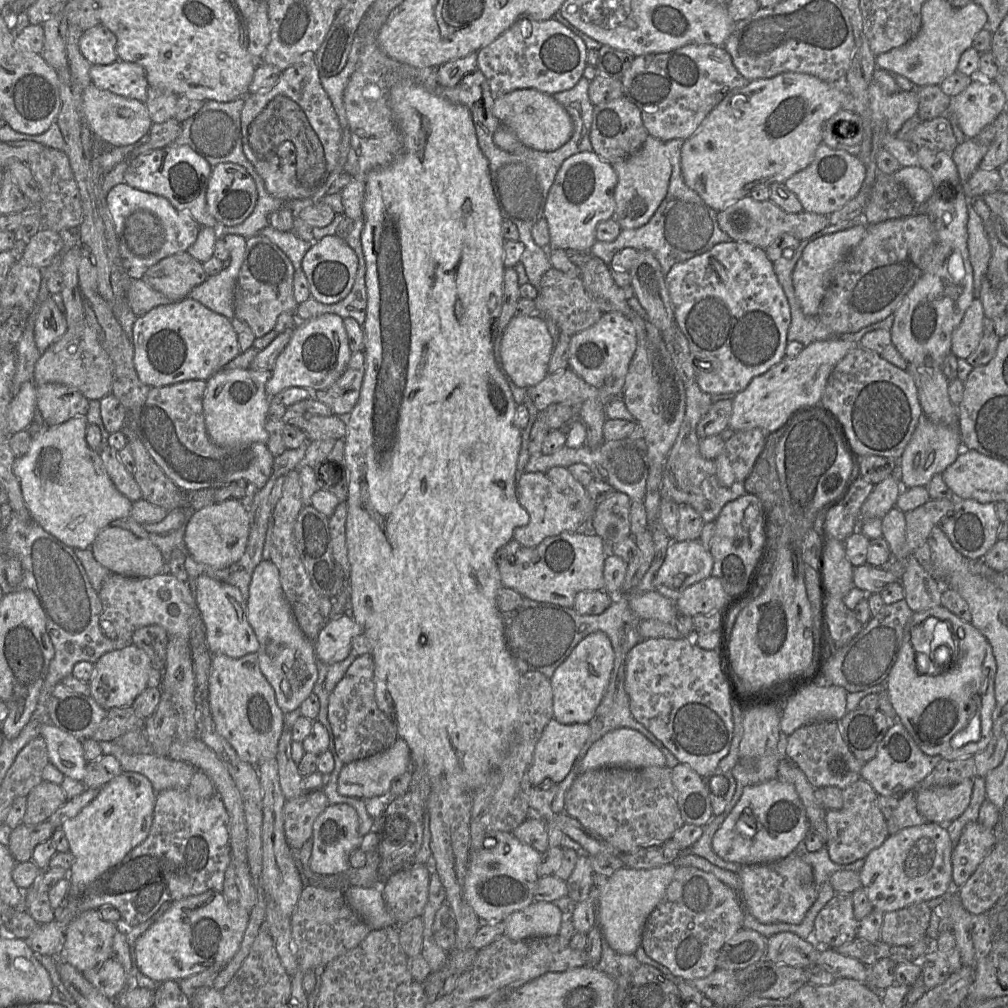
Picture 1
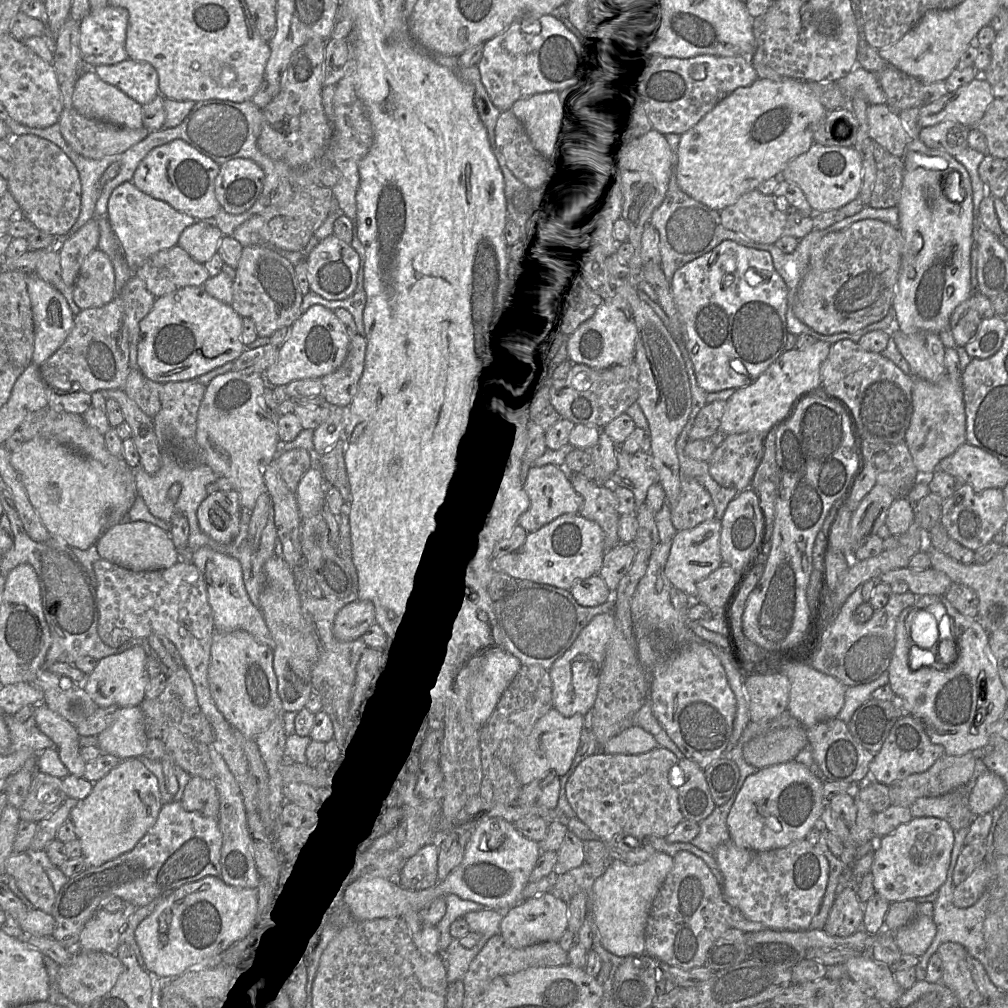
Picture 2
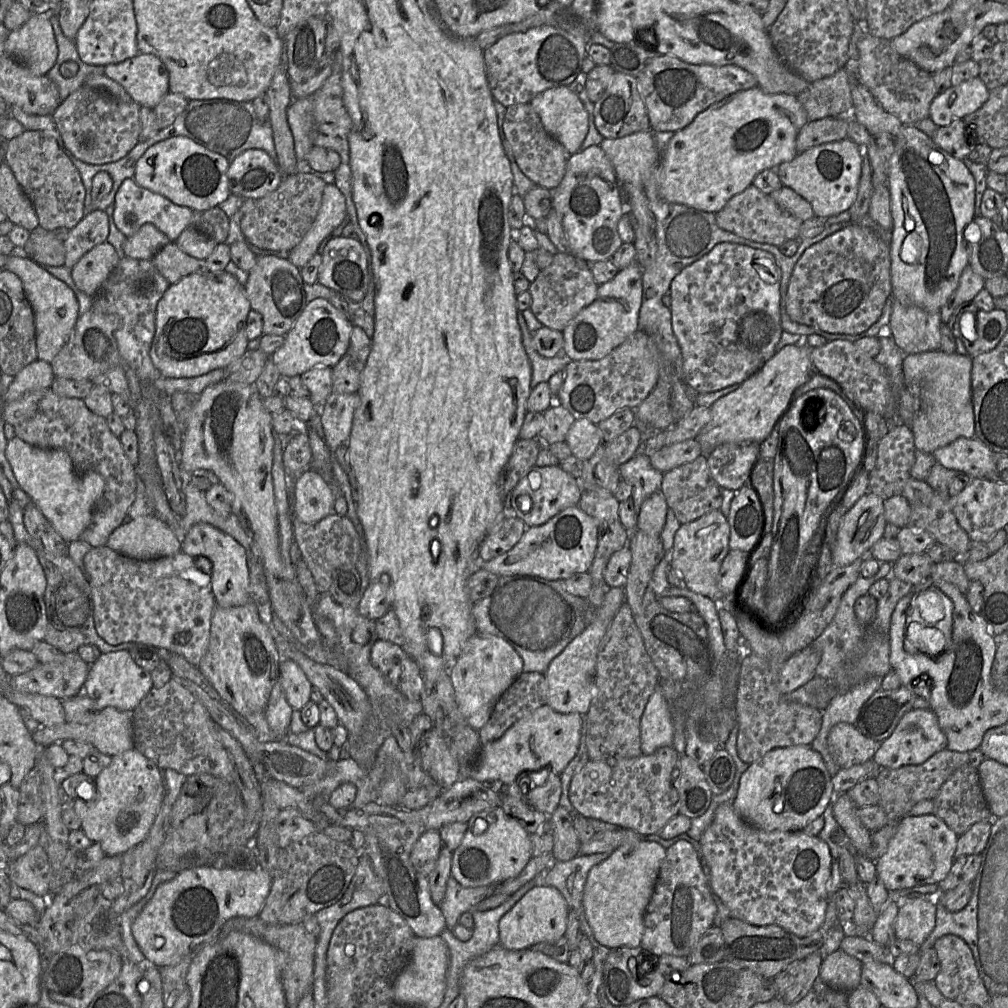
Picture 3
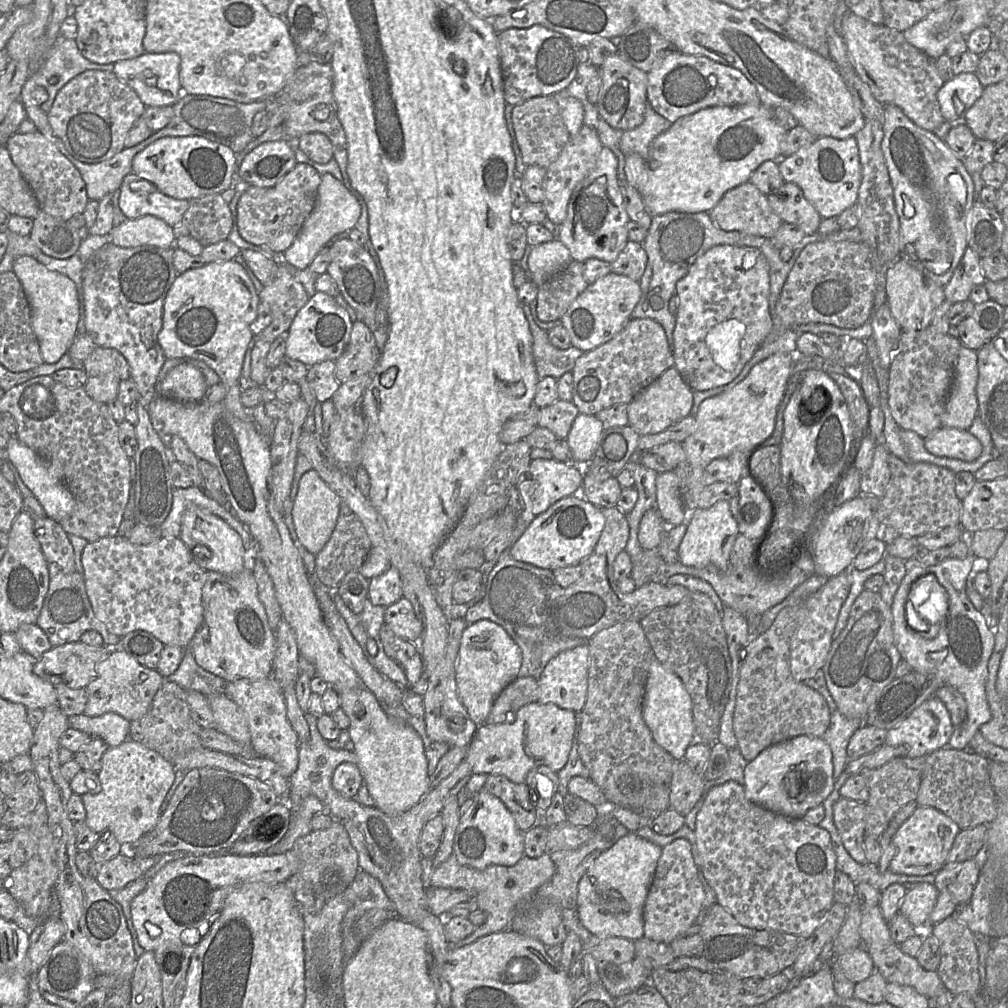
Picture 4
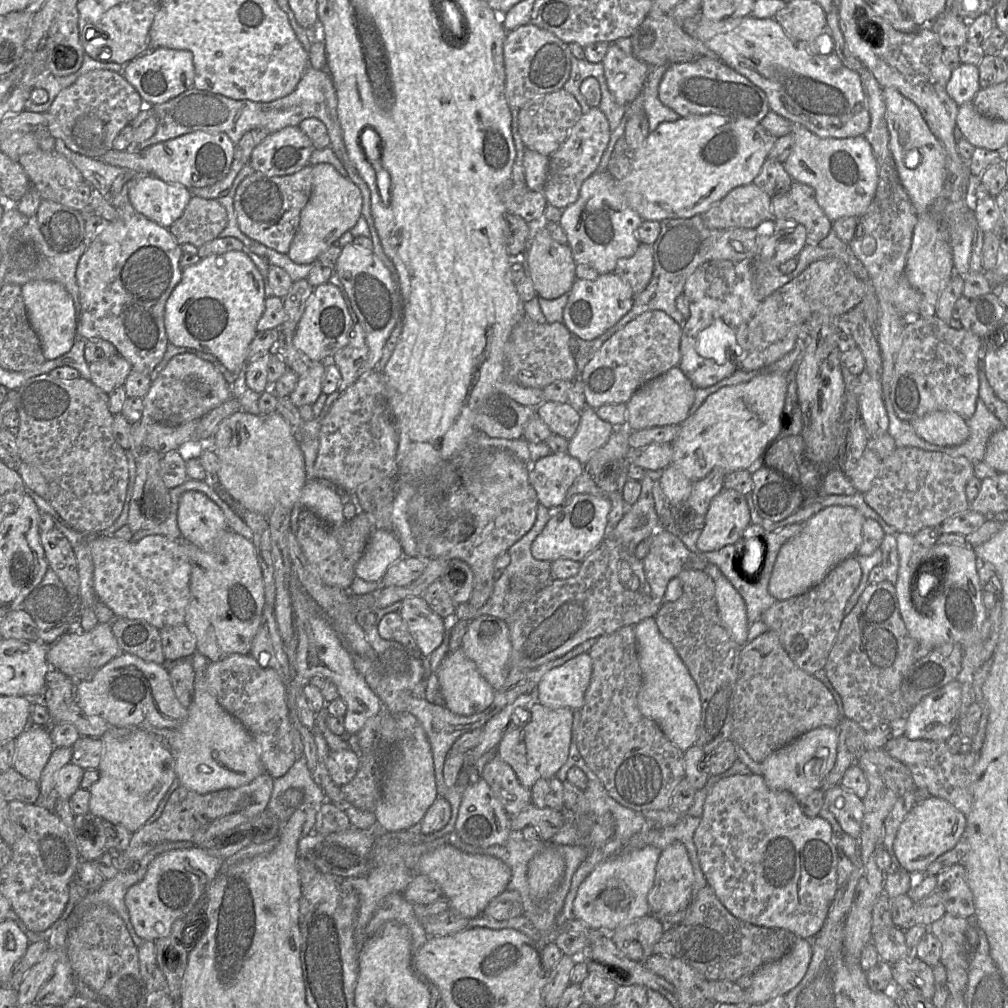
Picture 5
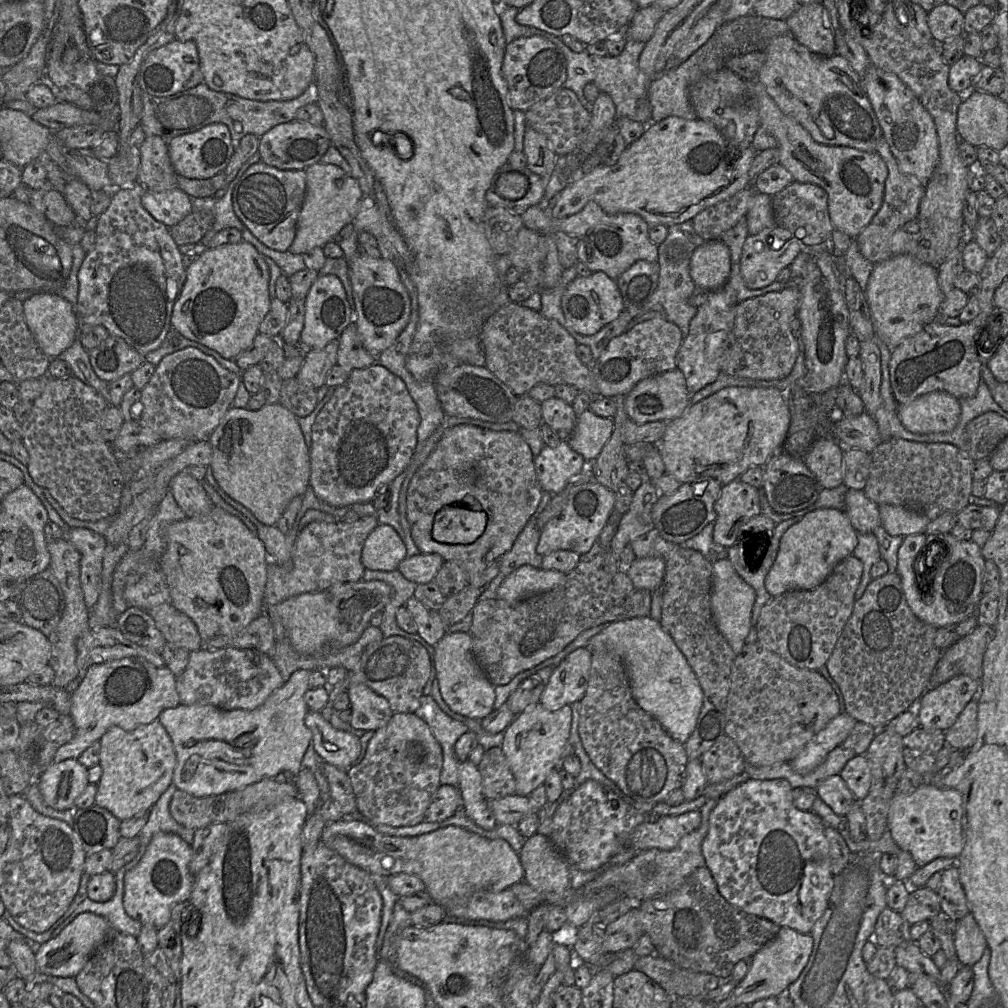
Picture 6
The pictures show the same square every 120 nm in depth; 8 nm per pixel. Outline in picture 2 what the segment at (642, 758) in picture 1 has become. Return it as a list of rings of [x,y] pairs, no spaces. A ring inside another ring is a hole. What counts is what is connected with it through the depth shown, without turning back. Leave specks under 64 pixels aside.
[[[632,726],[611,738],[601,747],[601,751],[607,754],[638,755],[658,746],[659,744],[650,733],[641,727]]]

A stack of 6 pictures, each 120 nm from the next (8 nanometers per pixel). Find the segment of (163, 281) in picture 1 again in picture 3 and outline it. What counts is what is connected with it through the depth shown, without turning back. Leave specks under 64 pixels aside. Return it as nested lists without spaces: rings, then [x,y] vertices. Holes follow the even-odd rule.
[[[175,242],[163,246],[153,256],[152,262],[169,284],[174,284],[192,273],[208,271],[205,260],[187,255],[177,247]]]

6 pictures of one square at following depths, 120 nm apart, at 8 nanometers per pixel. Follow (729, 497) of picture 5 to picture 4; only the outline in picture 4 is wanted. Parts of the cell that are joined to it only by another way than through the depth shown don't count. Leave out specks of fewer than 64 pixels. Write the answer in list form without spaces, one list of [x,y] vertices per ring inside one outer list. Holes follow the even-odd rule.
[[[720,500],[708,509],[690,512],[689,526],[677,550],[678,561],[685,566],[704,568],[714,565],[720,571],[726,571],[729,569],[730,552],[738,534],[738,524],[728,500]]]

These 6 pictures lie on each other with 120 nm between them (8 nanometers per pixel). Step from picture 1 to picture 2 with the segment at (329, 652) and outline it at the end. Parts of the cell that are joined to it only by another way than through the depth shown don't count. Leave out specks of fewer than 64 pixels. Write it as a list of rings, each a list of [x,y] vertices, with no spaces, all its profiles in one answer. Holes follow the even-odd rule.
[[[359,600],[344,606],[336,615],[333,635],[340,641],[353,641],[362,637],[375,622],[376,610],[369,600]]]

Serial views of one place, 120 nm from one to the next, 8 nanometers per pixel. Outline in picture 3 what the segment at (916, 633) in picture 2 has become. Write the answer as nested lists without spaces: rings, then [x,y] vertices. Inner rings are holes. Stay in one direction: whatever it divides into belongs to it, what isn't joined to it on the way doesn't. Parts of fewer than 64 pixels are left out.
[[[931,579],[914,585],[916,593],[907,609],[906,619],[910,624],[917,623],[938,631],[936,625],[944,618],[945,612],[951,611],[953,614],[953,603],[944,594],[937,594],[934,590],[924,591],[929,587],[935,587]]]

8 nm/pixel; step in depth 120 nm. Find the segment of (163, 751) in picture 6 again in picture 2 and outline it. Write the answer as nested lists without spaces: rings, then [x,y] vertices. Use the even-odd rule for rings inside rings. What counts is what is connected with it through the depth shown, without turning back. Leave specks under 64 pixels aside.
[[[140,758],[121,760],[106,776],[94,783],[91,793],[70,812],[75,834],[81,843],[86,867],[97,867],[131,851],[157,820],[162,807],[158,780]]]

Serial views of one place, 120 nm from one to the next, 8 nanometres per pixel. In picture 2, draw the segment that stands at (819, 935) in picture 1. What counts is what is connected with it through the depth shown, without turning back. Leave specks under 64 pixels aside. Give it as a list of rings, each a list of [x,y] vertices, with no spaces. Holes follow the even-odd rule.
[[[849,885],[836,897],[823,930],[832,936],[853,935],[863,926],[864,908],[856,888]]]

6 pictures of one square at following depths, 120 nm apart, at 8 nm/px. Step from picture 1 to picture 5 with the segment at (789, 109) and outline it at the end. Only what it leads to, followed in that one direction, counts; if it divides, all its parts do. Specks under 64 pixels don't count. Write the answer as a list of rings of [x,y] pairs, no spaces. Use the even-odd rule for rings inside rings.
[[[717,114],[690,115],[680,117],[678,120],[673,122],[662,122],[654,131],[649,132],[640,148],[629,153],[630,172],[627,176],[618,181],[618,188],[626,199],[628,205],[634,209],[643,220],[660,222],[665,219],[691,218],[708,211],[710,207],[721,201],[721,199],[723,199],[734,188],[753,183],[753,180],[759,174],[763,163],[768,158],[768,154],[772,150],[775,141],[776,139],[771,136],[760,123],[748,120],[739,120]]]

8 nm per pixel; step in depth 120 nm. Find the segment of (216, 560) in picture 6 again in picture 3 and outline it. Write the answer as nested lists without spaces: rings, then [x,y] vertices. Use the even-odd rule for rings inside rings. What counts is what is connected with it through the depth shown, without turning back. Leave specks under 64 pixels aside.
[[[250,600],[237,607],[223,608],[215,606],[211,617],[208,646],[197,666],[206,680],[219,696],[240,716],[246,718],[252,714],[264,712],[272,687],[279,679],[280,657],[274,645],[269,628],[264,624],[255,603]]]

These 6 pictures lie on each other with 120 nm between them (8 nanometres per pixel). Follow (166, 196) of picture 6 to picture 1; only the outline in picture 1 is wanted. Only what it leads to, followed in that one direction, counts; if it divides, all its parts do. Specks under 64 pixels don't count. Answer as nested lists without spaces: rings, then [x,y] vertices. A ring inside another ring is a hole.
[[[126,183],[117,184],[105,196],[119,245],[122,266],[132,279],[141,279],[147,269],[161,259],[185,252],[195,242],[201,226],[186,212],[177,211],[164,197],[143,192]]]

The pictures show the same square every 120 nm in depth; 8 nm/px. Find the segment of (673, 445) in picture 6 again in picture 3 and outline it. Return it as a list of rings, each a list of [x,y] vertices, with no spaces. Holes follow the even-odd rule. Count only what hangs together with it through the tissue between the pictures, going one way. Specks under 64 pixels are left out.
[[[787,345],[777,351],[757,372],[748,377],[737,390],[721,397],[710,407],[711,419],[695,438],[701,446],[702,454],[708,457],[717,446],[724,443],[761,443],[764,441],[771,434],[777,420],[790,406],[794,391],[806,383],[814,371],[809,346]]]

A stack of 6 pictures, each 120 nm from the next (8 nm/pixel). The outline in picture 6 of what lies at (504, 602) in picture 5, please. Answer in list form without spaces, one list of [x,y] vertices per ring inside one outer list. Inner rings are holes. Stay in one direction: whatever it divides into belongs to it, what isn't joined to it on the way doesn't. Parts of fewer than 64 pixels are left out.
[[[543,492],[542,498],[534,514],[529,518],[520,532],[513,546],[498,561],[500,570],[498,575],[489,583],[479,596],[479,600],[497,600],[497,590],[503,580],[523,565],[541,568],[542,557],[536,552],[541,530],[537,525],[537,518],[551,501],[553,495]]]

